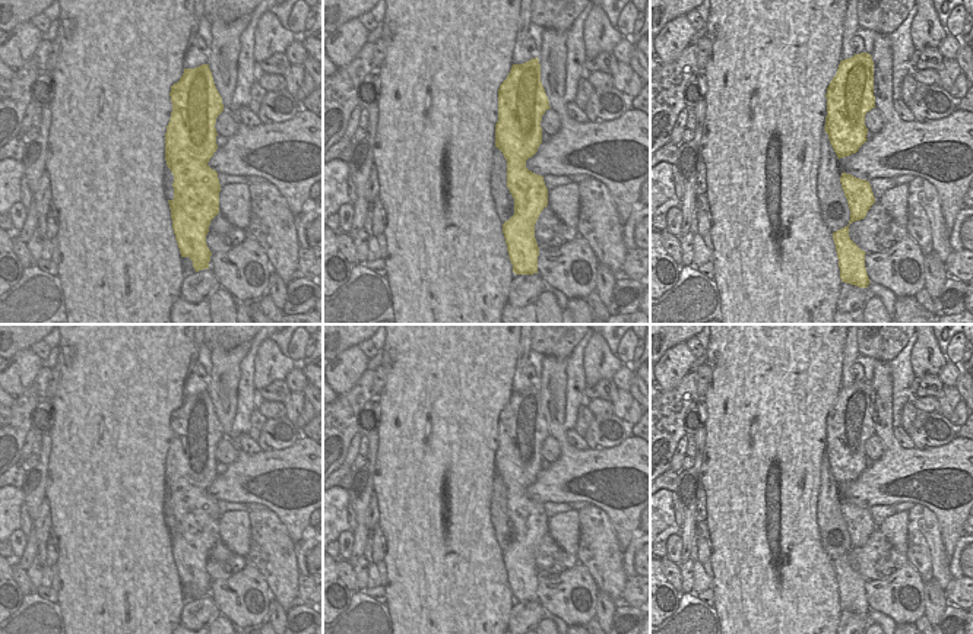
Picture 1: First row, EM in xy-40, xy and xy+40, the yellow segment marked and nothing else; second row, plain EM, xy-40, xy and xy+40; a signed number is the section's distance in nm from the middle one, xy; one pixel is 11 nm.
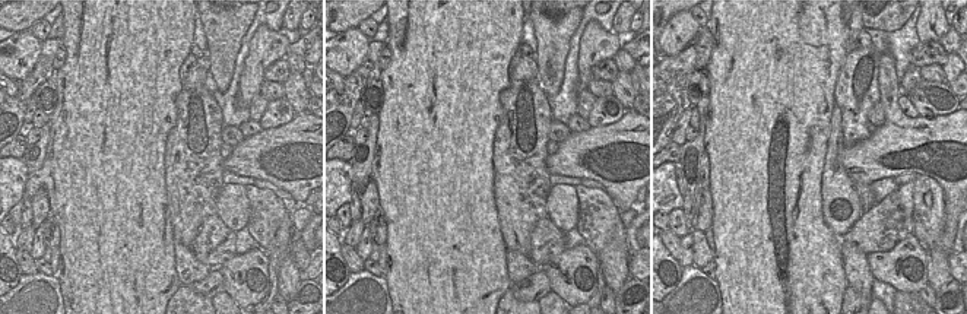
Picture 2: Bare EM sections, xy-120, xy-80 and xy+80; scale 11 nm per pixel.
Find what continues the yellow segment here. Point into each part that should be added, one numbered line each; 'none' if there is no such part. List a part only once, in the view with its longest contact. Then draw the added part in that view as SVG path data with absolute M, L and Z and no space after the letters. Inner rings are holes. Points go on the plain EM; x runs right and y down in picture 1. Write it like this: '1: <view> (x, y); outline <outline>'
none

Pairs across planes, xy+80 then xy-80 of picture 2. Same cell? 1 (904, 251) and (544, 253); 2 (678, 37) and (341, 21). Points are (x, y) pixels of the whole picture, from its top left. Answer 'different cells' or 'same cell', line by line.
1: different cells
2: different cells

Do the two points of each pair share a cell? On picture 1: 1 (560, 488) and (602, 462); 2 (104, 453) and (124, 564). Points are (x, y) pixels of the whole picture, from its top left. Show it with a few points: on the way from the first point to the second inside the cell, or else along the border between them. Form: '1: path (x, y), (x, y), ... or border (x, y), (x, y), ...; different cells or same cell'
1: path (569, 478), (590, 469); same cell
2: path (105, 481), (111, 536); same cell

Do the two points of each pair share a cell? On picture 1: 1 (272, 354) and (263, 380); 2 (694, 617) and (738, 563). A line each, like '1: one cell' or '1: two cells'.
1: one cell
2: two cells

